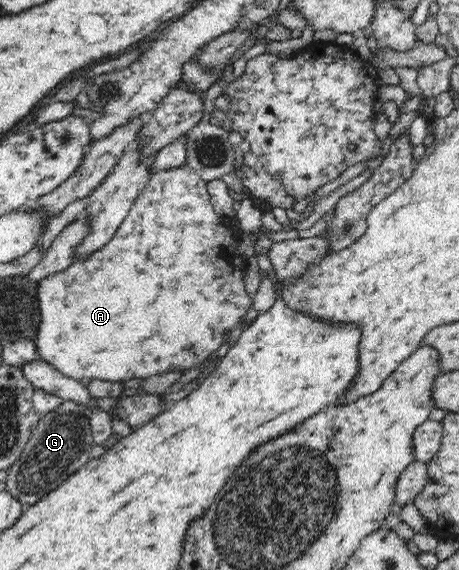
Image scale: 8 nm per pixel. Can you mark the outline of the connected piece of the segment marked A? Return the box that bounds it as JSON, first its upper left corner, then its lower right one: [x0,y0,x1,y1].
[34,162,253,383]

